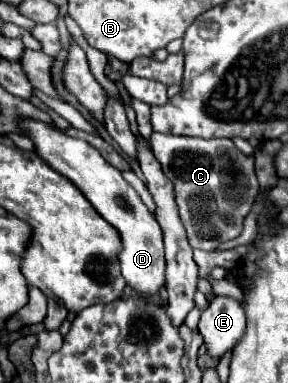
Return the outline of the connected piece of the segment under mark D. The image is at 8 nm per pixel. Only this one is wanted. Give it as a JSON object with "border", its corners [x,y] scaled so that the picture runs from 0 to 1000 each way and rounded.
{"border":[[[80,311],[73,337],[115,363],[128,384],[128,405],[156,415],[191,446],[226,457],[247,478],[274,488],[274,499],[309,520],[330,551],[406,598],[420,624],[420,655],[406,661],[420,718],[441,744],[490,765],[545,765],[573,744],[573,671],[566,671],[566,608],[531,556],[490,525],[476,499],[420,462],[420,446],[372,431],[344,394],[302,379],[288,363],[233,358],[198,332],[170,332],[163,321],[122,311]]]}

